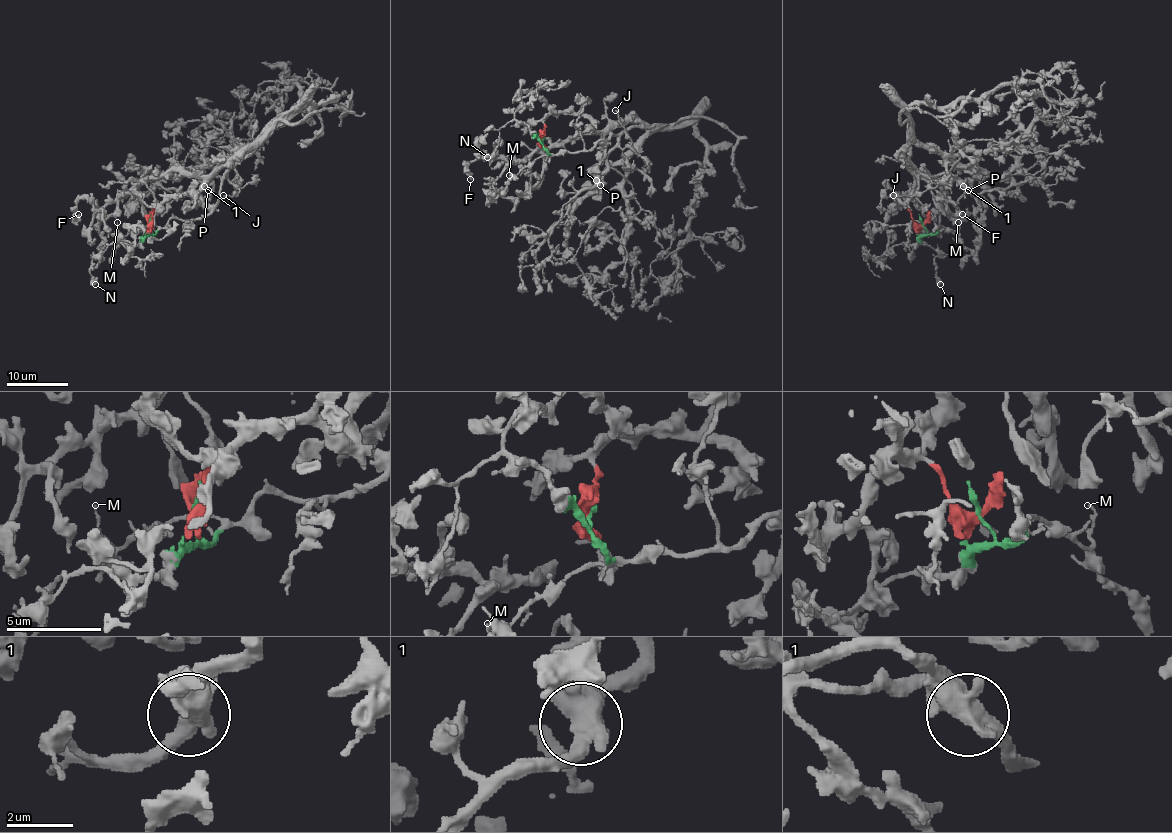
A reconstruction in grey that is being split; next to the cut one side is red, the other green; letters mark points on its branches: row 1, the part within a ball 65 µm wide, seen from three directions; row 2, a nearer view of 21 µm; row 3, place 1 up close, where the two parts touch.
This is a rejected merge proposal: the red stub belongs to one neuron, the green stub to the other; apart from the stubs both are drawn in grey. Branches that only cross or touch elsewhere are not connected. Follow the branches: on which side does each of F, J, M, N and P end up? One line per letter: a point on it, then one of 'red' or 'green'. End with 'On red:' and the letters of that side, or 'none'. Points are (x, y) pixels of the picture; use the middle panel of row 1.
F: (470, 179) | red
J: (615, 110) | green
M: (509, 175) | green
N: (487, 157) | green
P: (600, 185) | red
On red: F, P

